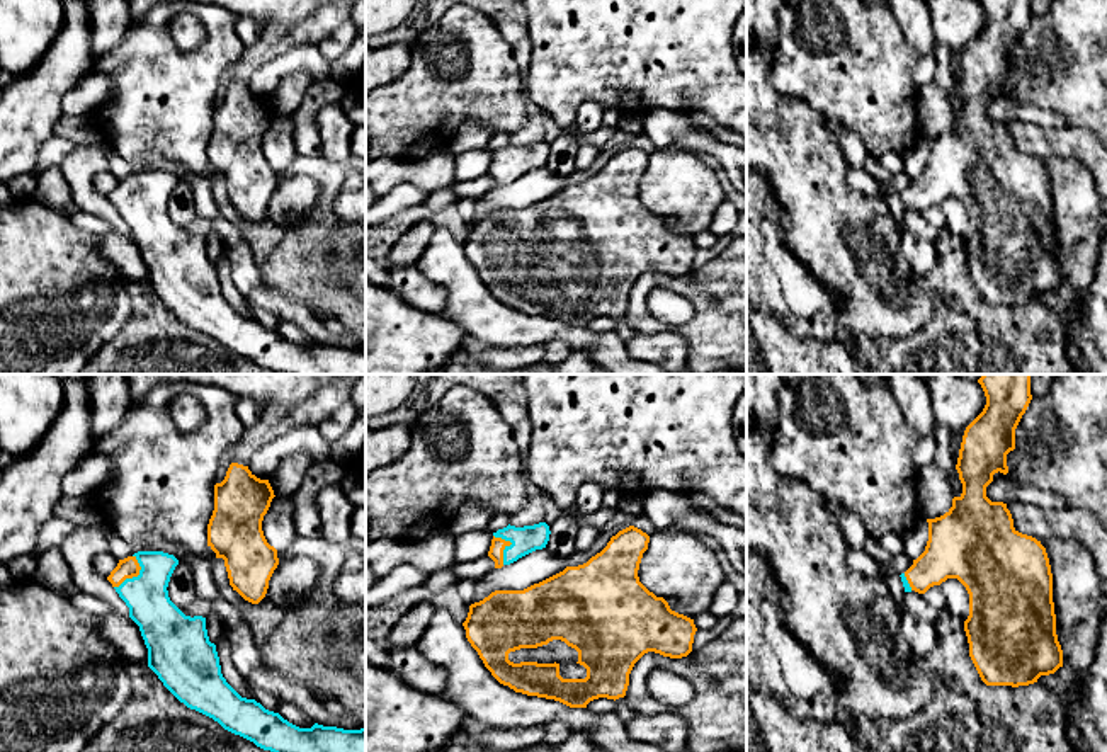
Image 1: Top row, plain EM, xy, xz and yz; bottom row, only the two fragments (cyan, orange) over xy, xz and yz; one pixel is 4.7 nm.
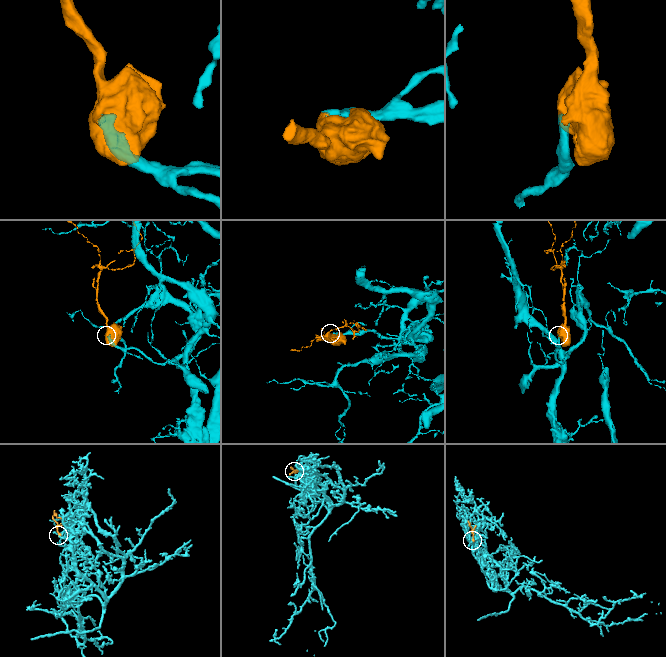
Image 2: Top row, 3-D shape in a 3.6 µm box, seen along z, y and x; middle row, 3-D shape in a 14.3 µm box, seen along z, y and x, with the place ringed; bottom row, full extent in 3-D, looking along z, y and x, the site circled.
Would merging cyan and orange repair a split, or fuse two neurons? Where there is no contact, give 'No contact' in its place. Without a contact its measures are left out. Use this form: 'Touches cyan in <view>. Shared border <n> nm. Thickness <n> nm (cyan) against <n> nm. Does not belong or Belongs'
Touches cyan in xy. Shared border 190 nm. Thickness 220 nm (cyan) against 100 nm. Belongs

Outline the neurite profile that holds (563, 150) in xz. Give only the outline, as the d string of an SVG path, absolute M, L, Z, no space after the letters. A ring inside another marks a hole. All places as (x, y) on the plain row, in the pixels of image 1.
M575 129L563 131L551 145L549 145L549 160L546 168L551 174L568 177L576 170L576 151L580 148L580 134Z

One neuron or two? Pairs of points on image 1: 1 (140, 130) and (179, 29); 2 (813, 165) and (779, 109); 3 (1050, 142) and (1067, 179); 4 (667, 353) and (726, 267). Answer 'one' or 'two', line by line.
1: two
2: one
3: two
4: two

